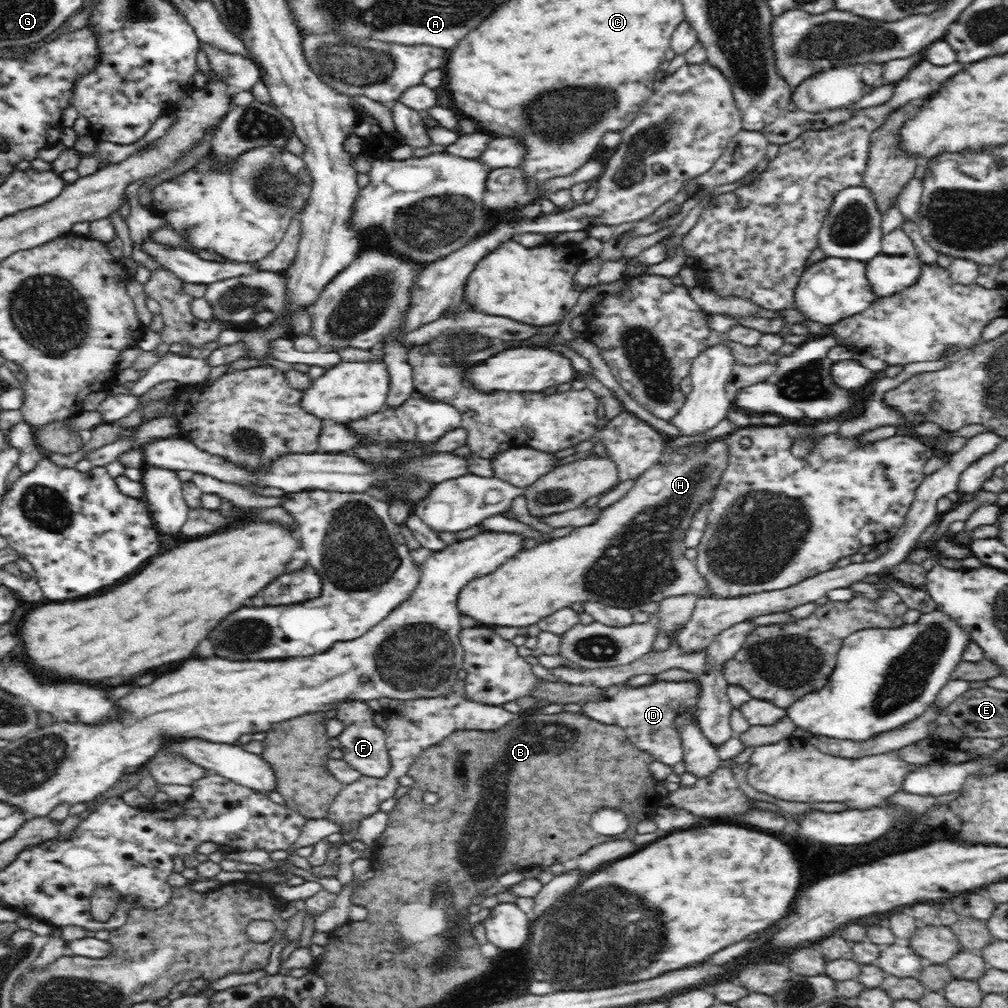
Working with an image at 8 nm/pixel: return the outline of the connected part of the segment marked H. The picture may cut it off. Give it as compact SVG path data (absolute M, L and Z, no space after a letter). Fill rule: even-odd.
M724 437L714 438L712 442L706 444L706 448L702 448L700 452L692 454L690 458L686 460L679 460L673 458L667 462L656 462L652 464L647 471L642 472L633 479L633 486L624 494L619 500L613 504L602 508L599 512L599 516L596 518L596 521L593 524L588 524L584 527L574 527L574 529L566 536L556 538L556 540L545 541L540 543L530 550L524 550L524 552L519 553L517 556L512 556L512 559L509 559L507 563L499 566L492 576L484 576L484 578L478 578L472 580L468 586L464 586L464 590L460 592L460 600L458 600L458 608L462 614L466 616L472 616L474 620L482 622L482 624L494 624L494 626L511 626L511 627L520 627L530 626L554 612L558 612L556 608L566 608L570 607L571 604L578 604L578 602L599 602L606 604L608 606L620 607L625 609L635 610L640 604L650 604L650 602L660 602L668 597L678 597L682 595L696 595L698 598L705 597L708 595L707 585L704 580L701 579L700 574L696 571L696 565L691 560L688 560L684 556L684 552L687 550L684 546L683 539L685 538L688 528L696 514L700 512L700 509L704 508L710 500L713 498L715 493L715 488L720 482L722 473L726 470L729 459L729 447L725 444Z

